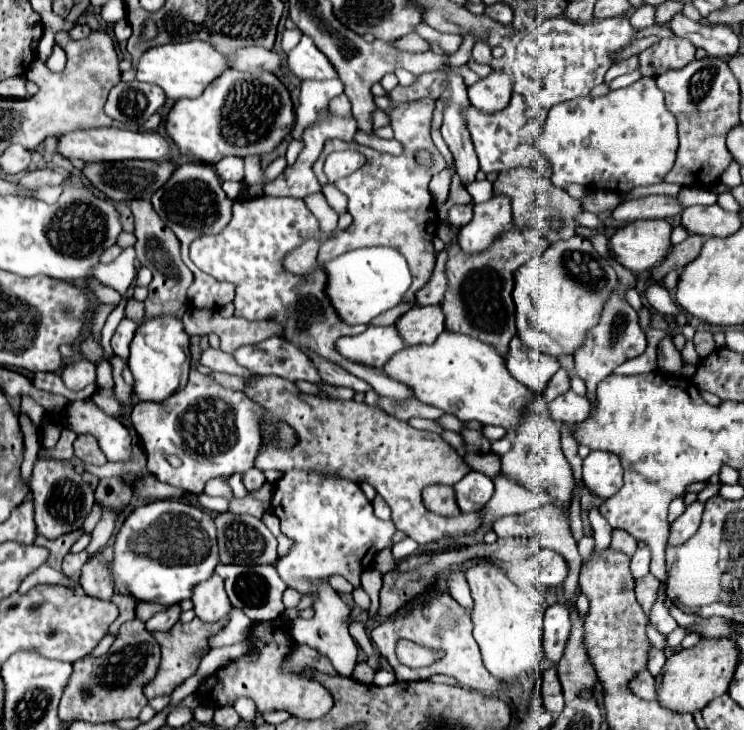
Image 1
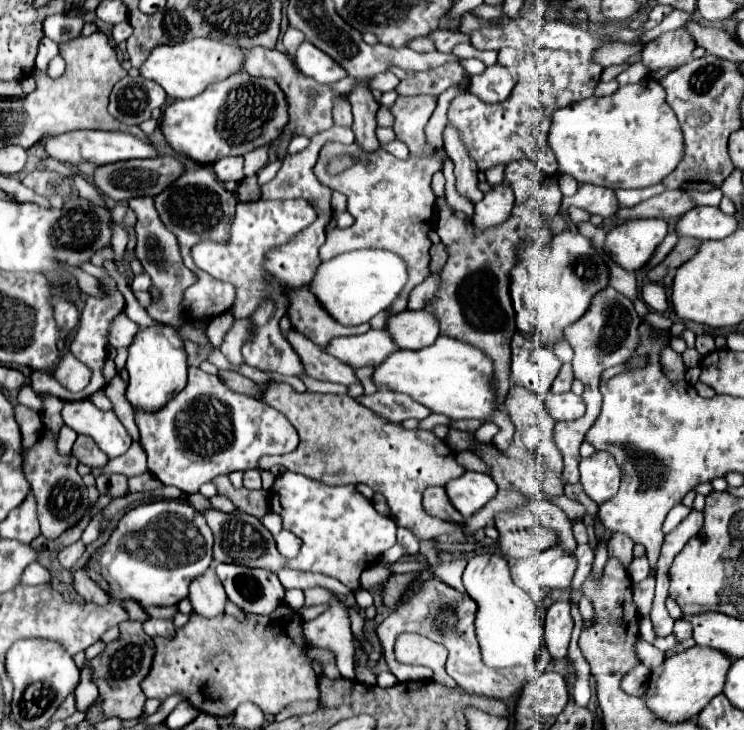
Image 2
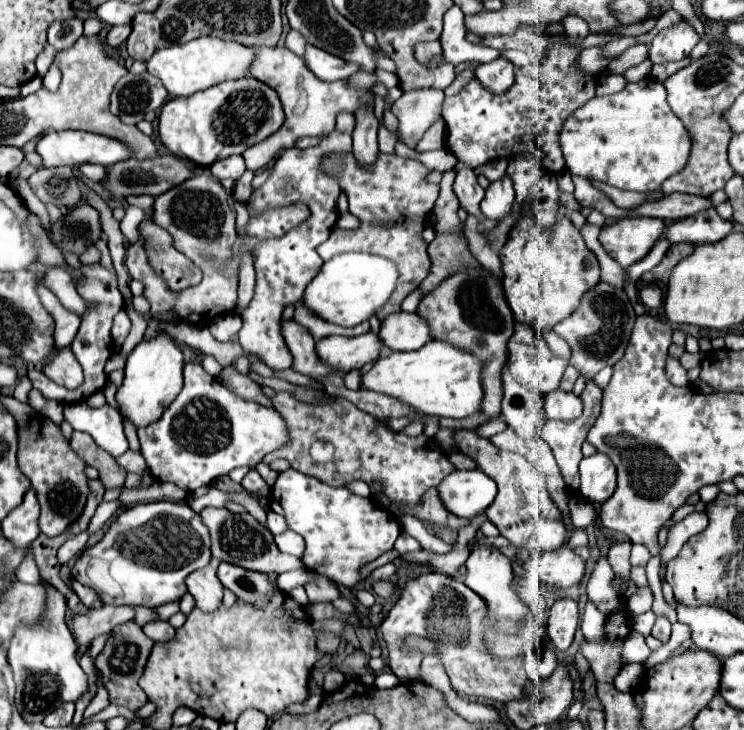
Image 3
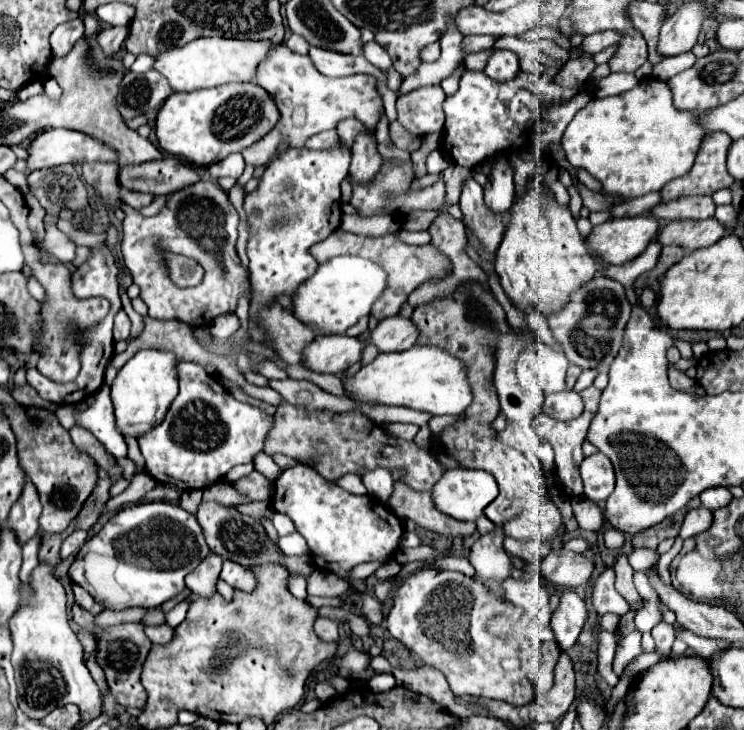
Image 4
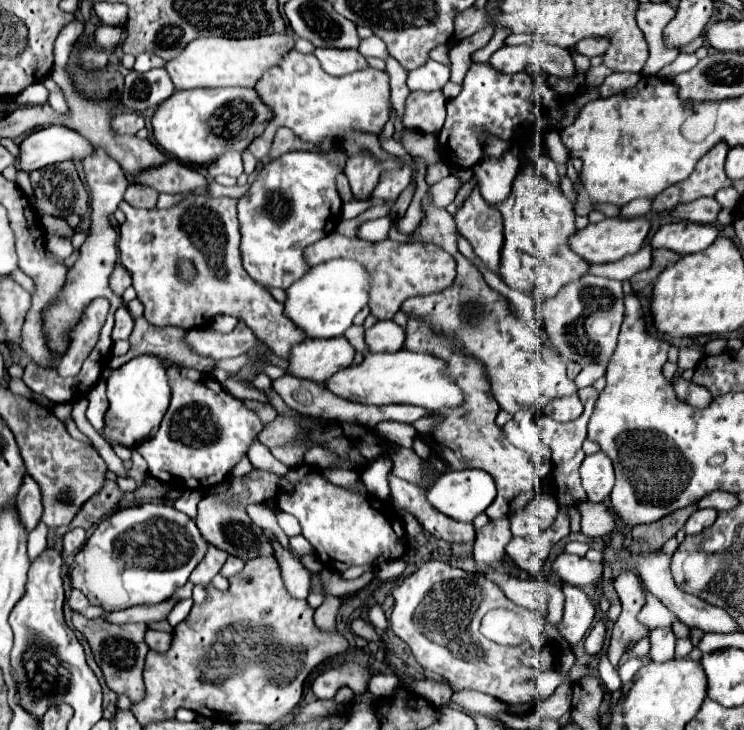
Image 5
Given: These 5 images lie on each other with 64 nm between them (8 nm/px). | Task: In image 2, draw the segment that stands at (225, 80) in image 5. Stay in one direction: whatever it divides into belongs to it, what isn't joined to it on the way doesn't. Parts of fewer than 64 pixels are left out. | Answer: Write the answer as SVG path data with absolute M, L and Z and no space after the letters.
M196 38L172 46L160 46L140 66L140 74L152 82L158 82L170 98L194 98L210 84L224 80L226 76L242 70L244 50L228 44L220 44L210 38Z

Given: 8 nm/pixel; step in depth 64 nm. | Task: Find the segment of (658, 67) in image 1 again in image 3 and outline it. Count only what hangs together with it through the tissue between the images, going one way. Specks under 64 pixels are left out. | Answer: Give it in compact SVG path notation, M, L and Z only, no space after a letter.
M682 20L680 24L658 32L658 36L648 44L648 60L652 64L684 60L690 56L698 40L700 36L696 34L696 30L686 20Z

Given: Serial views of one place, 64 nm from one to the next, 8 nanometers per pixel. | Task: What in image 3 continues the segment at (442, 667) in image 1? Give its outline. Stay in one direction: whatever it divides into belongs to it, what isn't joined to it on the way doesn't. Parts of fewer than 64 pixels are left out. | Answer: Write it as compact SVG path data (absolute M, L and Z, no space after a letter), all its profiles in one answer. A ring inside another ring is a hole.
M422 574L404 586L398 604L390 610L380 626L382 638L388 648L388 666L398 678L416 680L420 676L418 654L402 654L402 636L416 634L426 636L440 648L440 658L450 676L454 690L468 698L486 698L494 702L512 702L522 696L528 676L518 662L494 660L486 652L482 640L486 620L484 600L466 588L460 580L448 578L444 574ZM432 606L432 616L430 616Z

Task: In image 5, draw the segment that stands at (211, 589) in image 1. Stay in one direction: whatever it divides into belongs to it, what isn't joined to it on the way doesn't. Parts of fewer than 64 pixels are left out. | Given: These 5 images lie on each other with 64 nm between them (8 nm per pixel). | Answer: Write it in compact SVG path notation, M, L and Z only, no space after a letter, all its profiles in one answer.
M208 546L208 552L206 552L204 560L194 568L194 572L192 572L192 576L190 576L188 580L190 580L194 586L204 586L204 588L208 588L210 582L212 582L212 578L214 578L214 576L220 572L220 568L224 566L224 560L226 560L226 558L228 558L226 552L214 548L214 546Z

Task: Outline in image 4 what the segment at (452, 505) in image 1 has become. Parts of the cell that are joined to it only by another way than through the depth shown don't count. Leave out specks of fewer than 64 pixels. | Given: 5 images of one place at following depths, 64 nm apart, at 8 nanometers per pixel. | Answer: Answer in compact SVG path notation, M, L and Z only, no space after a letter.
M396 484L394 492L388 500L388 506L392 508L392 512L398 518L410 518L420 528L428 528L428 530L434 530L440 534L472 536L476 532L474 522L462 522L462 520L456 520L456 518L440 512L432 502L430 492L412 492L412 490L398 492L398 484Z

